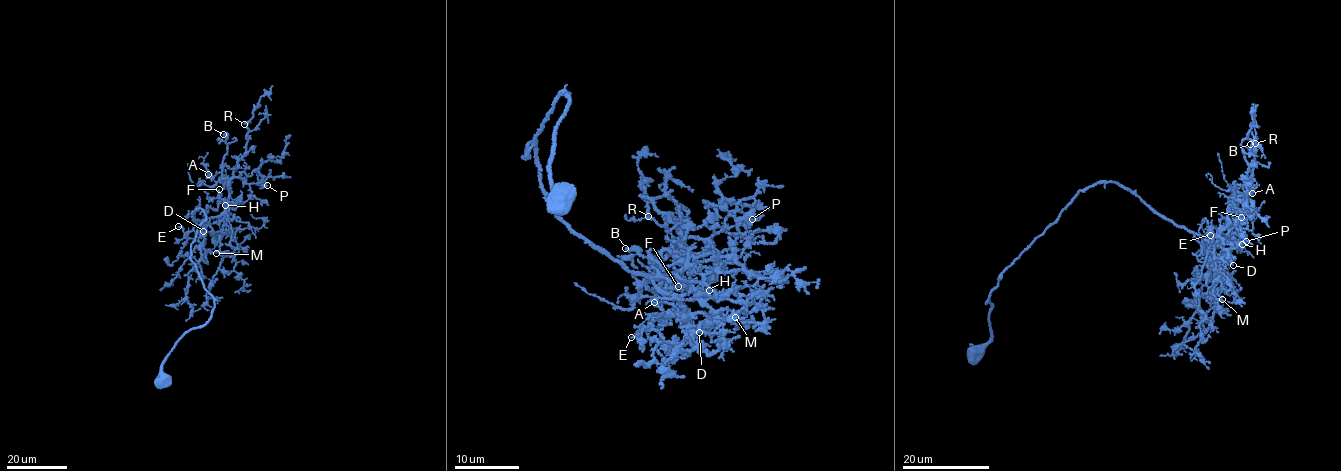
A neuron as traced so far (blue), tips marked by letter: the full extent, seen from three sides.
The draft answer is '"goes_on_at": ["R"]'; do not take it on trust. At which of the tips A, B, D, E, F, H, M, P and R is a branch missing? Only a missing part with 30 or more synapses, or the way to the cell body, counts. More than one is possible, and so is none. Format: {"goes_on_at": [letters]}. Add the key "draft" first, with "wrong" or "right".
{"draft": "right", "goes_on_at": ["R"]}

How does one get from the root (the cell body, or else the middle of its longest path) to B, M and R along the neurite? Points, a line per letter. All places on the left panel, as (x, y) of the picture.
B: (164, 380), (175, 343), (213, 309), (190, 258), (206, 215), (191, 214), (199, 220), (224, 210), (223, 134)
M: (164, 380), (164, 358), (214, 306), (190, 258), (206, 215), (196, 208), (203, 248), (216, 253)
R: (164, 380), (175, 343), (213, 309), (190, 258), (206, 215), (191, 214), (224, 210), (244, 124)

